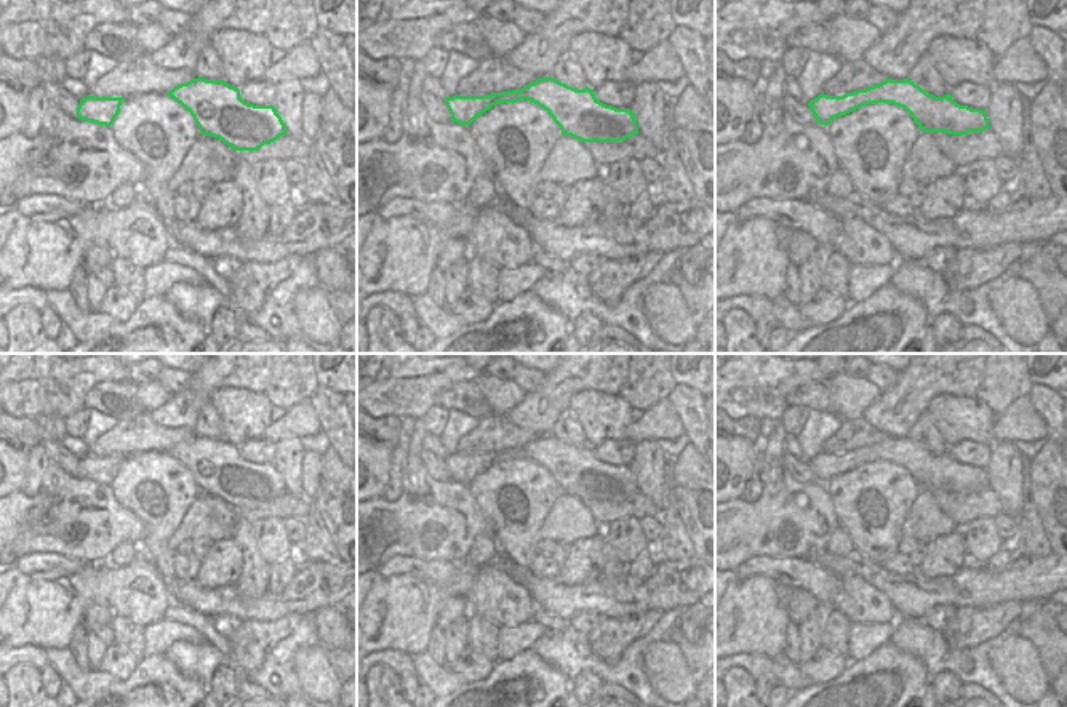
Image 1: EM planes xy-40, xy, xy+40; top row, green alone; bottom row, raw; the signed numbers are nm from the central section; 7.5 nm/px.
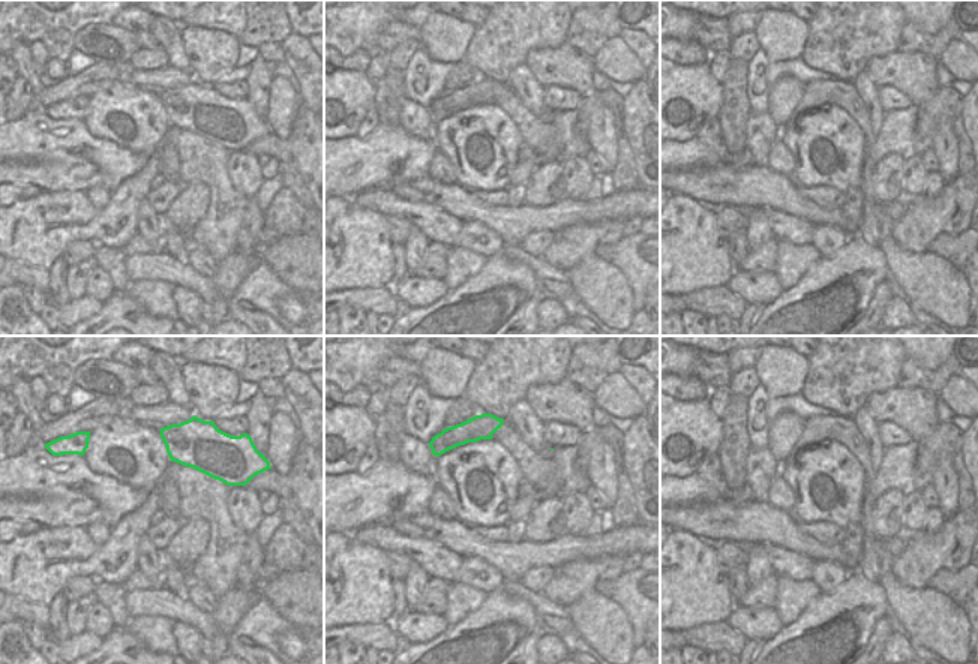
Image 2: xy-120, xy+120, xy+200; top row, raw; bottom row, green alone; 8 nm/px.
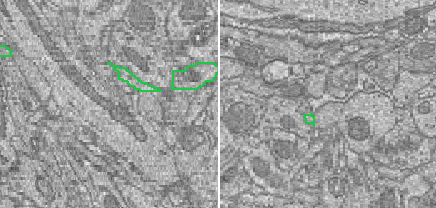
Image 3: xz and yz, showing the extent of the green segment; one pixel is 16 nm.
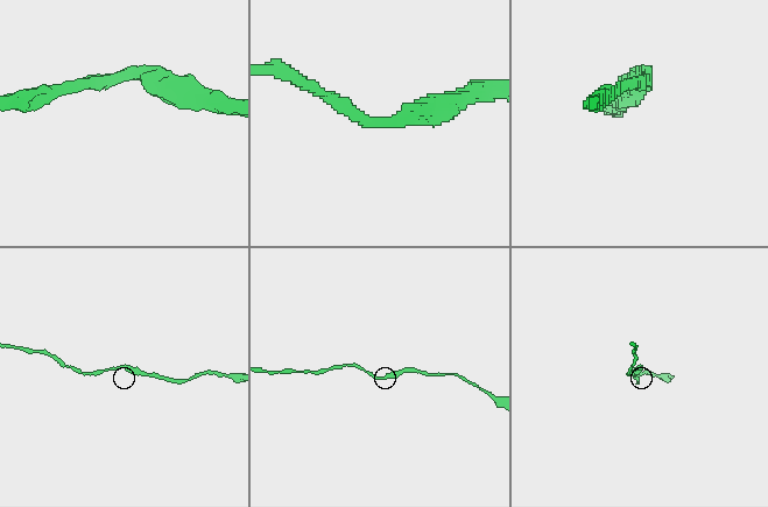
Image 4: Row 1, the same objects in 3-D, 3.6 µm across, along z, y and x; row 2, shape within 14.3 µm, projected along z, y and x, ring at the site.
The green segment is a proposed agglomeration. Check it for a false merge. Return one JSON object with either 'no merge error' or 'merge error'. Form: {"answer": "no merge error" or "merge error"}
{"answer": "no merge error"}

